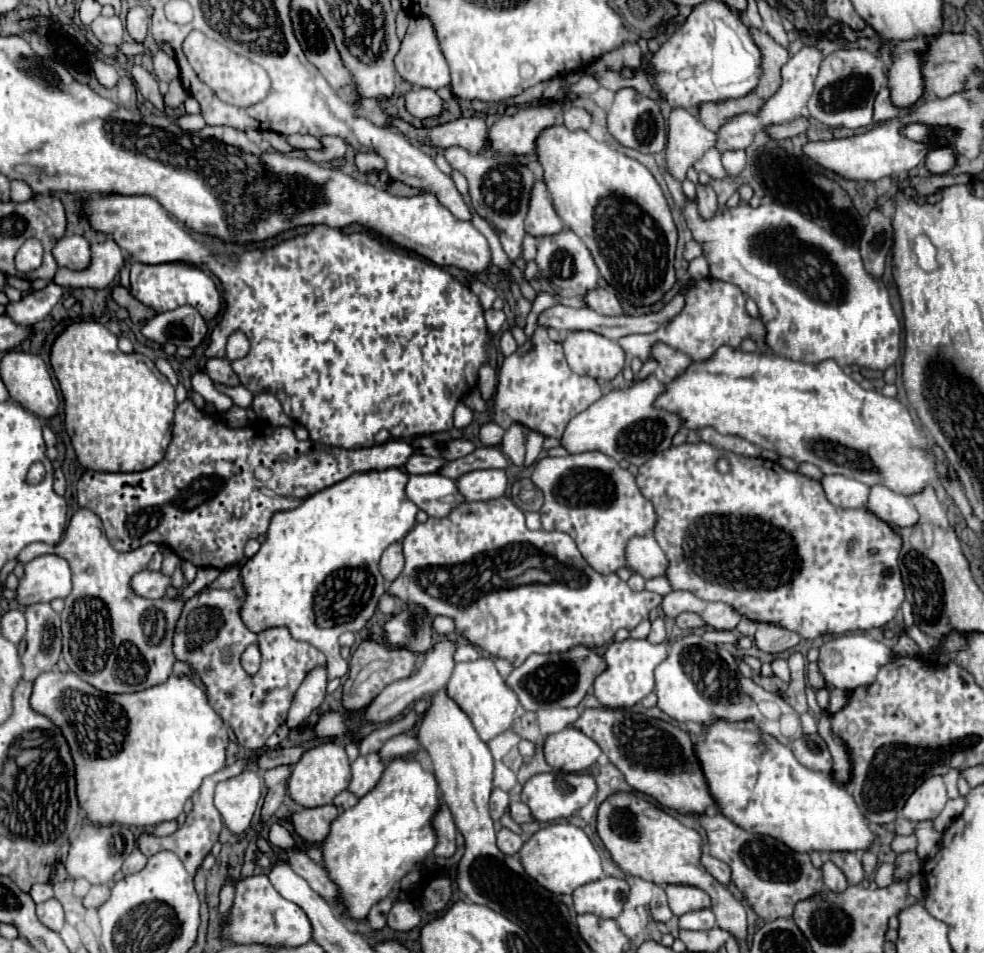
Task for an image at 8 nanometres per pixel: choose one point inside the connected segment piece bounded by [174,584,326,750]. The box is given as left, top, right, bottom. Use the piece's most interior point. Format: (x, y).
(210, 628)

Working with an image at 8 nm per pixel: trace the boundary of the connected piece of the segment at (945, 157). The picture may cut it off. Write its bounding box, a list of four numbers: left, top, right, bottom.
[926,148,954,174]

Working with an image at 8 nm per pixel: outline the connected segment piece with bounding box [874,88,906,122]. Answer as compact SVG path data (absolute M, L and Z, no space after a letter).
M882 88L882 92L876 96L876 102L874 102L874 120L876 122L886 122L886 120L892 120L892 118L900 116L902 112L906 112L906 110L892 104L890 90Z

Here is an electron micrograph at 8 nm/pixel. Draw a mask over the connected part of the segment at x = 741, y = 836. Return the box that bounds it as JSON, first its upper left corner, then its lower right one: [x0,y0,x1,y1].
[698,812,822,920]

